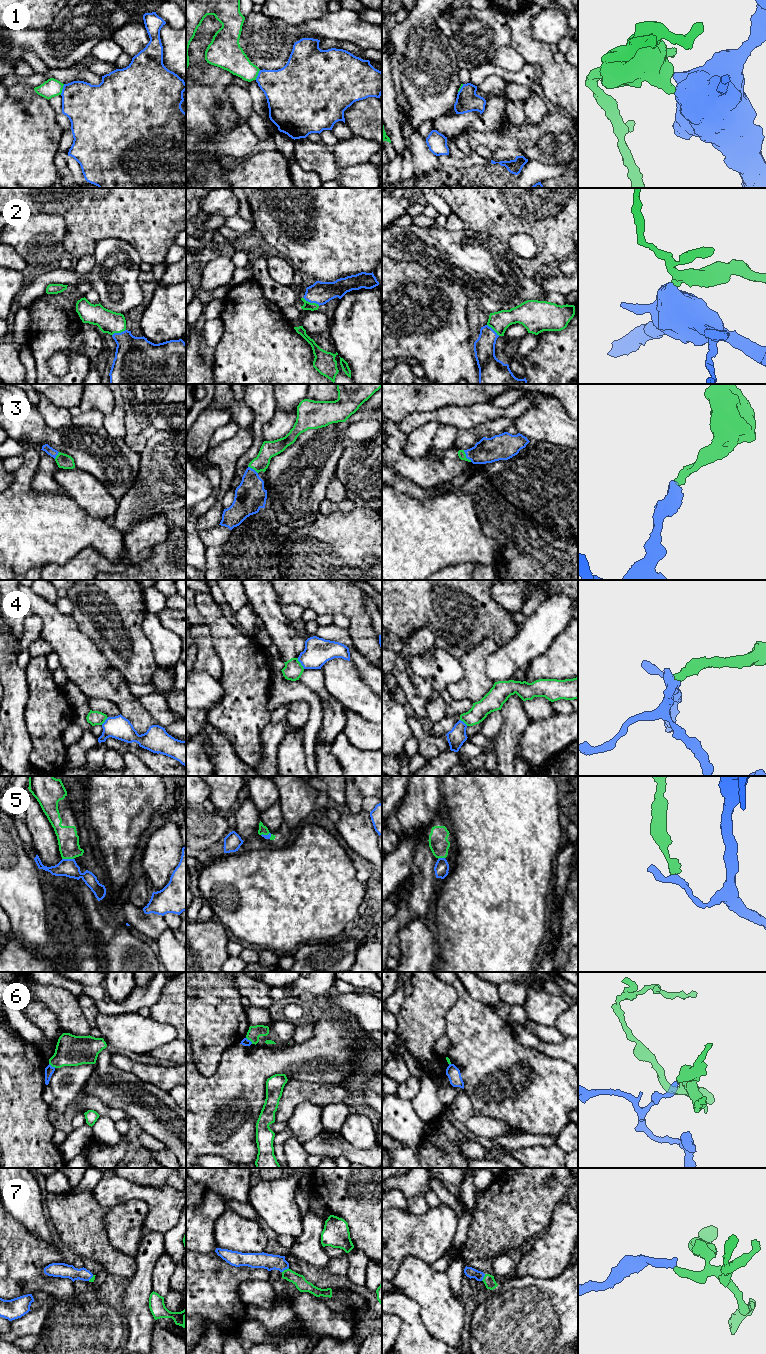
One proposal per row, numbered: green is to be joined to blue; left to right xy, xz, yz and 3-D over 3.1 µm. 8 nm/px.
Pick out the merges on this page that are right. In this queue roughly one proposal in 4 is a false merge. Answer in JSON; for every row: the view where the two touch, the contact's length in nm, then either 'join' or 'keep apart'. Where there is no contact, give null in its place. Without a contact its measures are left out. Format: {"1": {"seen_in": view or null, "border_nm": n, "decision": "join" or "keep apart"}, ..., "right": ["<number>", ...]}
{"1": {"seen_in": "xy", "border_nm": 90, "decision": "keep apart"}, "2": {"seen_in": "xz", "border_nm": 150, "decision": "join"}, "3": {"seen_in": "yz", "border_nm": 120, "decision": "join"}, "4": {"seen_in": "xz", "border_nm": 110, "decision": "keep apart"}, "5": {"seen_in": "xy", "border_nm": 100, "decision": "keep apart"}, "6": {"seen_in": "xz", "border_nm": 80, "decision": "keep apart"}, "7": {"seen_in": "xz", "border_nm": 70, "decision": "join"}, "right": ["2", "3", "7"]}

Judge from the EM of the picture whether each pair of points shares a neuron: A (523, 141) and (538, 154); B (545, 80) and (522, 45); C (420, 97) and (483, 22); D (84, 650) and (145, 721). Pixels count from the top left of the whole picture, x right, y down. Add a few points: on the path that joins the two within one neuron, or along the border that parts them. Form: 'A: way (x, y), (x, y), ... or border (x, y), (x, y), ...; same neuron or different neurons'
A: border (549, 133), (529, 146), (522, 155); different neurons
B: way (546, 71), (546, 67), (531, 52); same neuron
C: border (448, 38), (460, 68); different neurons
D: way (86, 669), (110, 693), (119, 696), (126, 703); same neuron

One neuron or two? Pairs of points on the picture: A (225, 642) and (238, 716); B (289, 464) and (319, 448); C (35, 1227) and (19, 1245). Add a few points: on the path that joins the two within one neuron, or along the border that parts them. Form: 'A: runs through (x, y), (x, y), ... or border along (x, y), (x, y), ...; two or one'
A: runs through (240, 660), (240, 698); one
B: runs through (296, 464), (303, 464), (312, 455); one
C: border along (12, 1217), (31, 1233), (51, 1243); two

